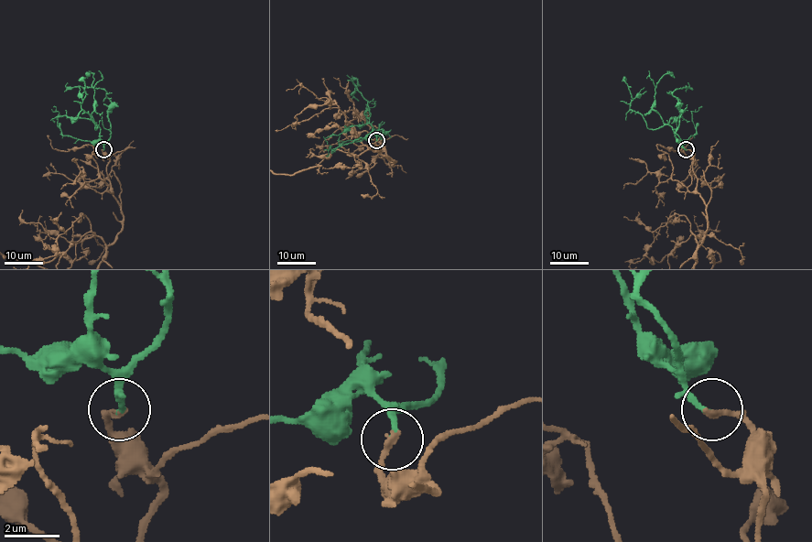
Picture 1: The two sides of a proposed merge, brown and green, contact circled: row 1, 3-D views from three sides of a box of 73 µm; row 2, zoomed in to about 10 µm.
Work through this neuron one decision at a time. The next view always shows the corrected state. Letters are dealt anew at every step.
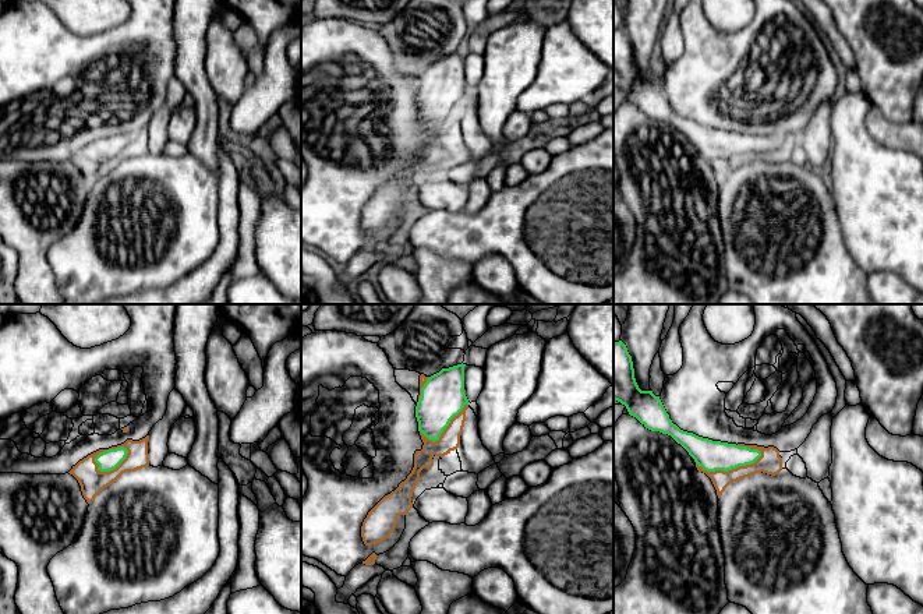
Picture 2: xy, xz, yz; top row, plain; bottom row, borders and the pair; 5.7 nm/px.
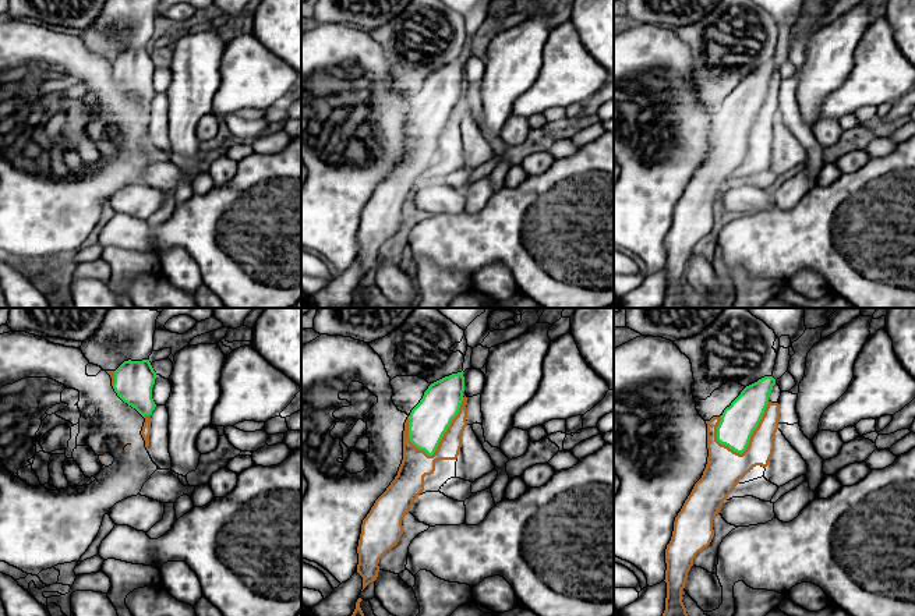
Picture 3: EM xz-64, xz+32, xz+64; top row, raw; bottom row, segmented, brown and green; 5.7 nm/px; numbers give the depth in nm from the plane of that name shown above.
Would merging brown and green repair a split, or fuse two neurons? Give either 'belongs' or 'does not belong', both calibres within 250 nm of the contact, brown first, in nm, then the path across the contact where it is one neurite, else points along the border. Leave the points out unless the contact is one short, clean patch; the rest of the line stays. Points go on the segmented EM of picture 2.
belongs; 140 nm thick on the brown side, 180 nm on the other

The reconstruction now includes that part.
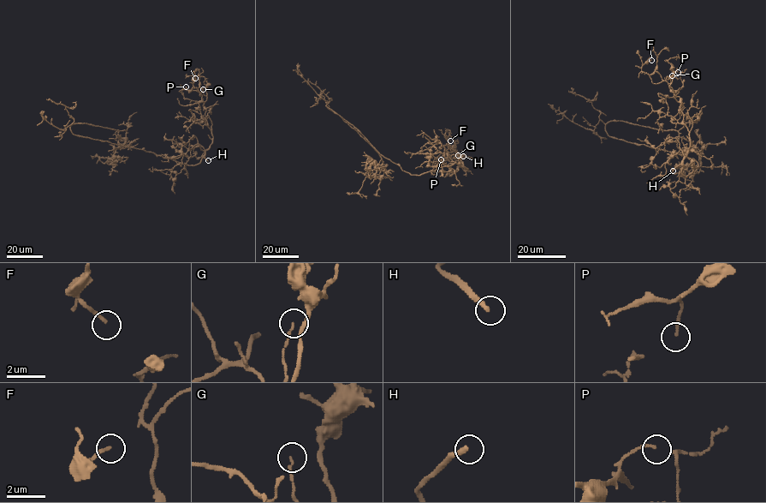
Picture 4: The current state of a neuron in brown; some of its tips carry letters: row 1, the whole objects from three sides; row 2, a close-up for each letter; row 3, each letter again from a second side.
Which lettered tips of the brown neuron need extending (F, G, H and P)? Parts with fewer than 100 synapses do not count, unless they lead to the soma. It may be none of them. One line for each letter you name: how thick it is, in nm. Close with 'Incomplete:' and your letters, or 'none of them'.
H: 240 nm thick
Incomplete: H

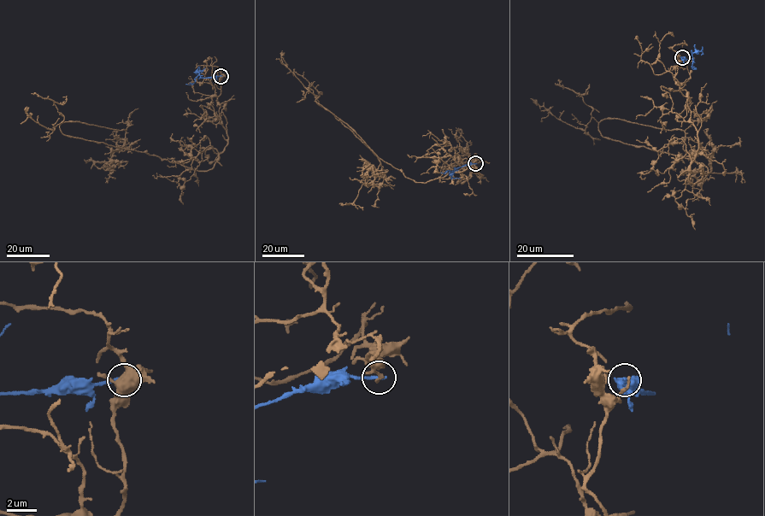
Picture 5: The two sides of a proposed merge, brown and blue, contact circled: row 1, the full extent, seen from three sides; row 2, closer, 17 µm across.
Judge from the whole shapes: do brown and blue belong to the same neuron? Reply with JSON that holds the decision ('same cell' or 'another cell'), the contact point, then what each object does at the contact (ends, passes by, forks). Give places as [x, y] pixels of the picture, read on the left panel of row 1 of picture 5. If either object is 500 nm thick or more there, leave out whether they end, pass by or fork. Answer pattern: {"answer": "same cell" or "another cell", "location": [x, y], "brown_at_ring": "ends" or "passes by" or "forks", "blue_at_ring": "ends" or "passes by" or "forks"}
{"answer": "another cell", "location": [220, 76], "brown_at_ring": "ends", "blue_at_ring": "ends"}

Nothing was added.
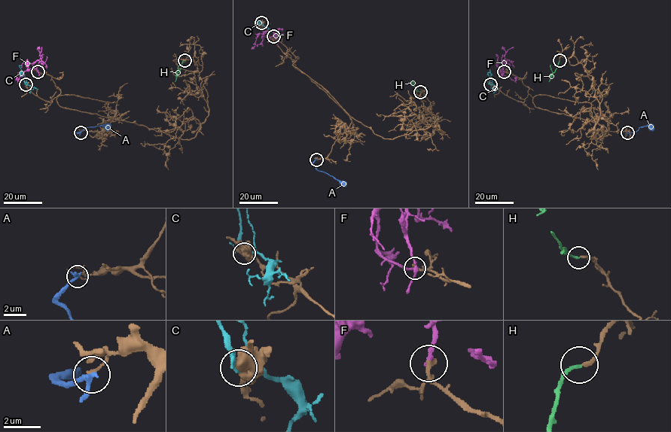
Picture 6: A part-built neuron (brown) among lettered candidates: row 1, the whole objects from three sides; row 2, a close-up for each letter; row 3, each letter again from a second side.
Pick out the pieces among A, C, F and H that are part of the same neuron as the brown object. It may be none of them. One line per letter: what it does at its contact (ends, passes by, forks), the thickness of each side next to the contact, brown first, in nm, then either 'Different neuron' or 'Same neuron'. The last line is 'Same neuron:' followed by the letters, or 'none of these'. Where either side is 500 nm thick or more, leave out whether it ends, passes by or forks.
A: It passes by. Thickness 130 nm (brown) against 240 nm. Different neuron
C: It forks there. Thickness 460 nm (brown) against 200 nm. Different neuron
F: It ends there. Thickness 200 nm (brown) against 240 nm. Same neuron
H: It ends there. Thickness 180 nm (brown) against 170 nm. Same neuron
Same neuron: F, H

